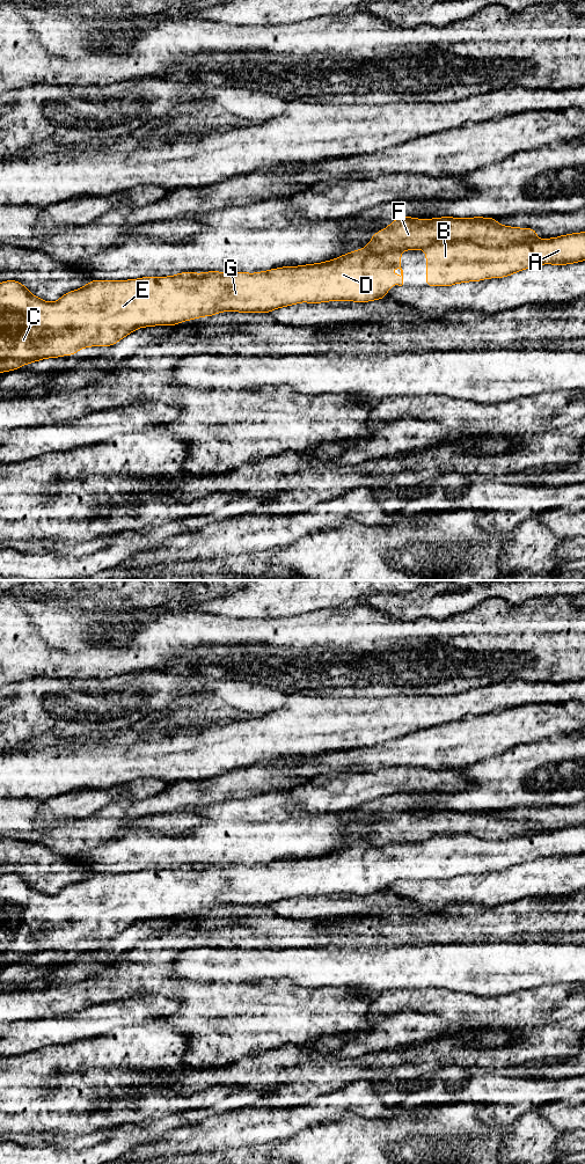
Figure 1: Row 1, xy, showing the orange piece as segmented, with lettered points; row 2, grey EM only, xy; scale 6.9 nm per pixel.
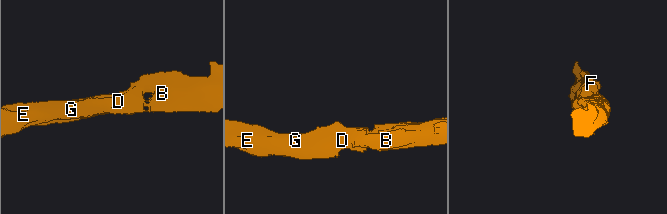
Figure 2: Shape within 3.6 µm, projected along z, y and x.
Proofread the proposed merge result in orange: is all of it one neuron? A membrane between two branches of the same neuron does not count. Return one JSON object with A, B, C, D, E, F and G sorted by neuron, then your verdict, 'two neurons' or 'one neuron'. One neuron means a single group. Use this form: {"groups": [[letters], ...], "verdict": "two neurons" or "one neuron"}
{"groups": [["A", "B", "C", "D", "E", "G"], ["F"]], "verdict": "two neurons"}

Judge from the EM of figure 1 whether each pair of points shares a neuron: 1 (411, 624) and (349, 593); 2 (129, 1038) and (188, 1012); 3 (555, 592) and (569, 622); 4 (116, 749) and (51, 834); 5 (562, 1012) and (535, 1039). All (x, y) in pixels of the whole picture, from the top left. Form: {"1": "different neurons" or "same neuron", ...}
{"1": "different neurons", "2": "different neurons", "3": "different neurons", "4": "different neurons", "5": "different neurons"}

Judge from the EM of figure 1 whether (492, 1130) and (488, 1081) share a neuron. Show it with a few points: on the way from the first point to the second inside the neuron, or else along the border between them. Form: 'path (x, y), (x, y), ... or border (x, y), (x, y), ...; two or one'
border (509, 1125), (489, 1125), (487, 1127); two

